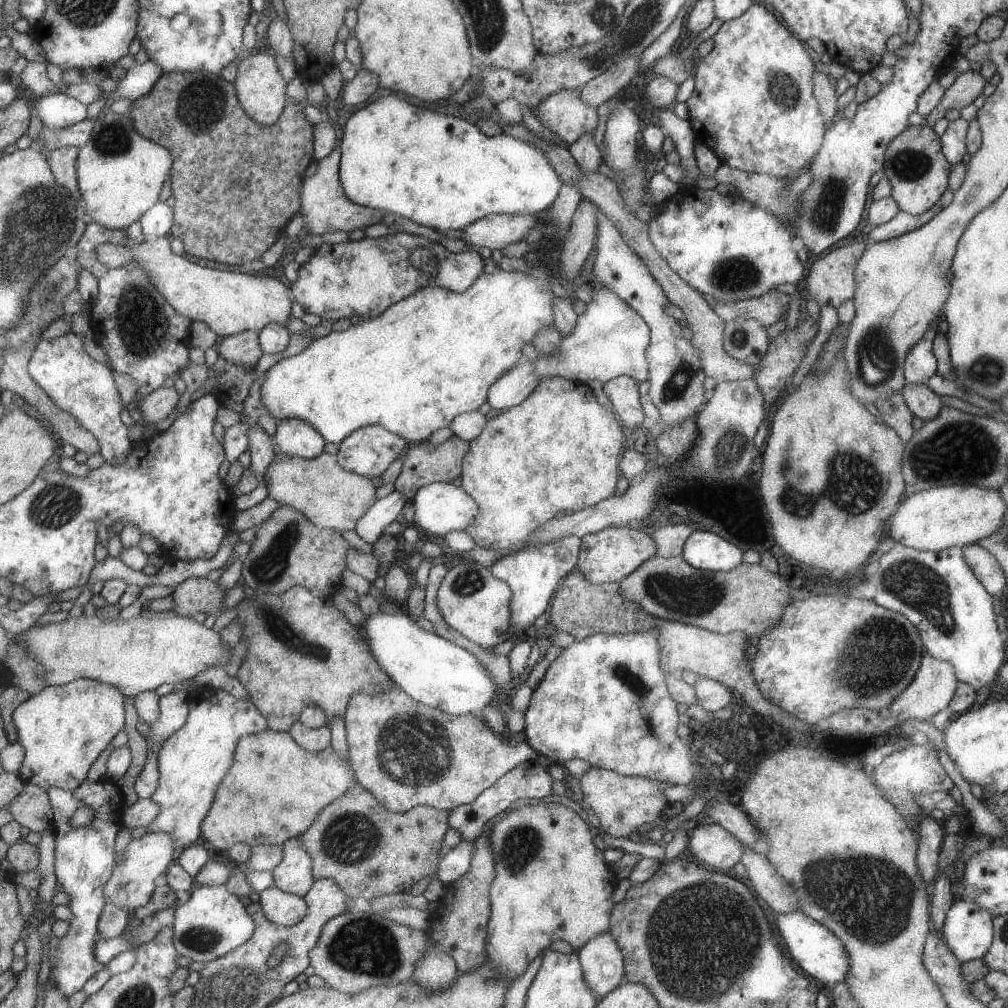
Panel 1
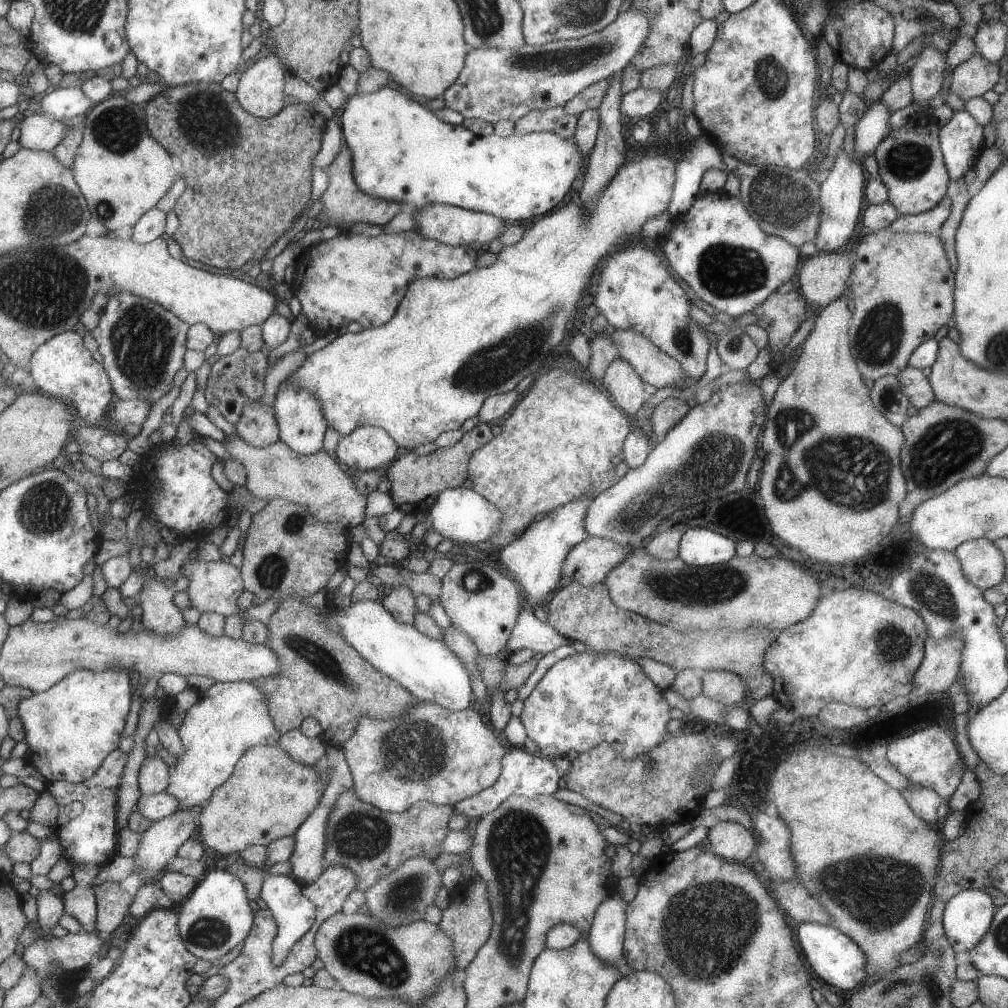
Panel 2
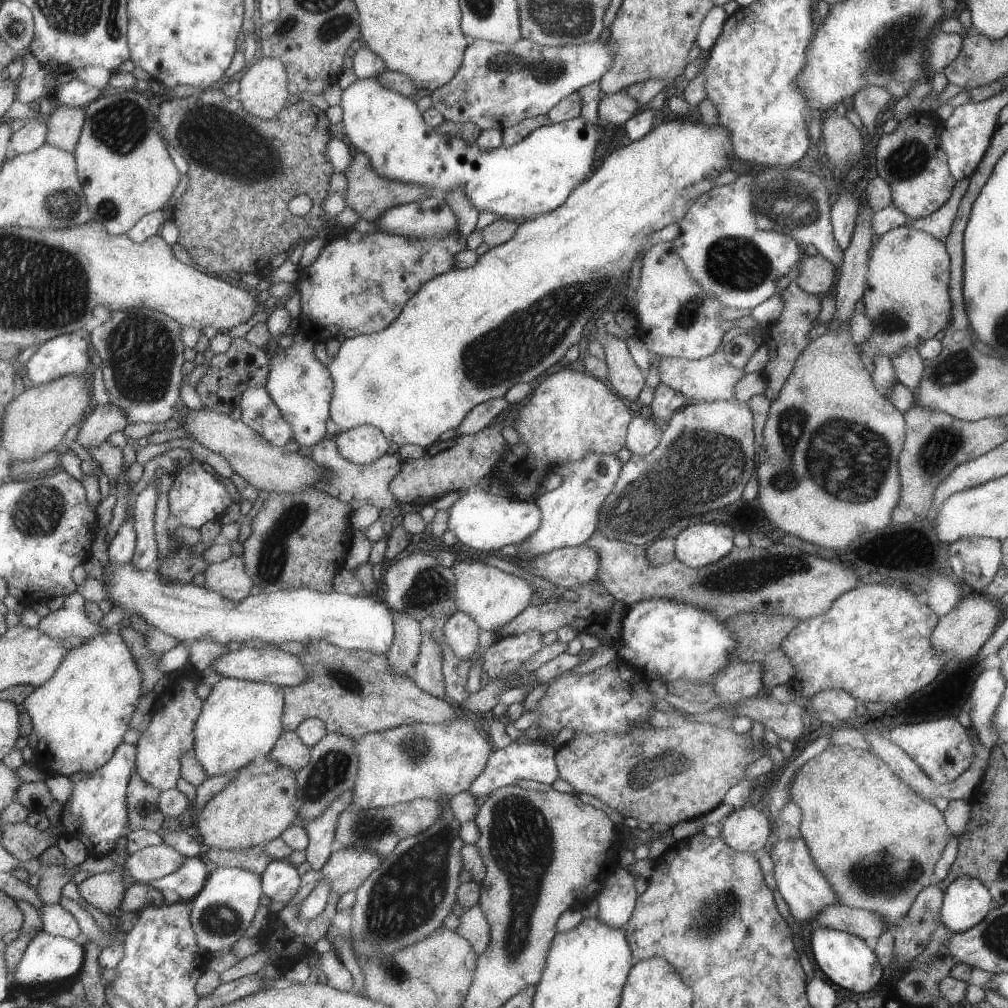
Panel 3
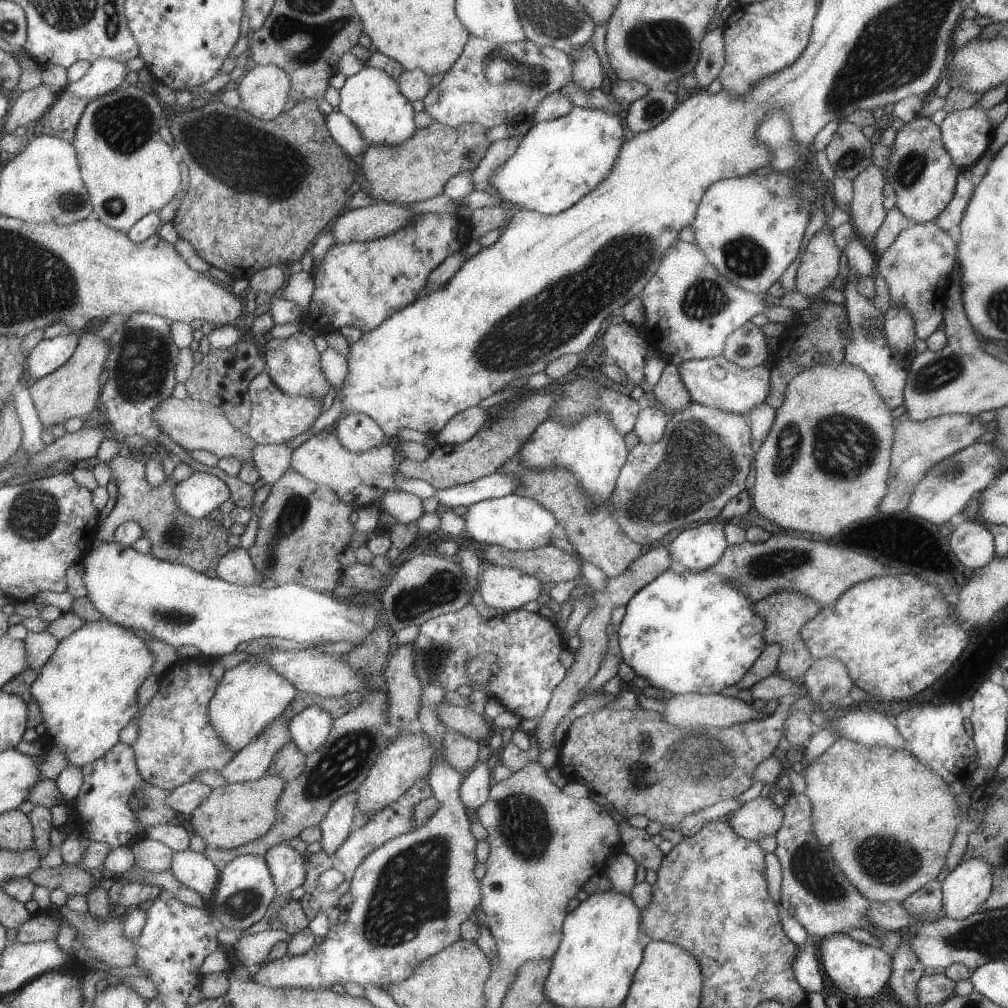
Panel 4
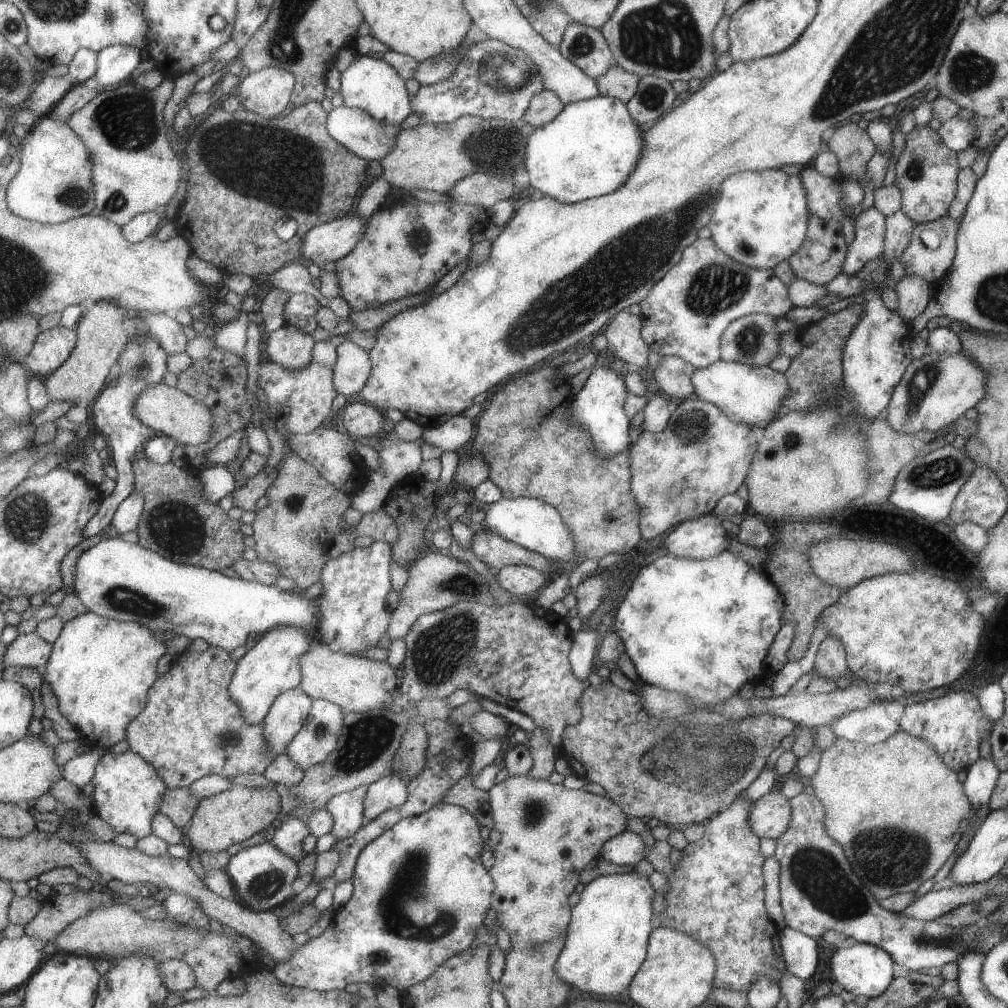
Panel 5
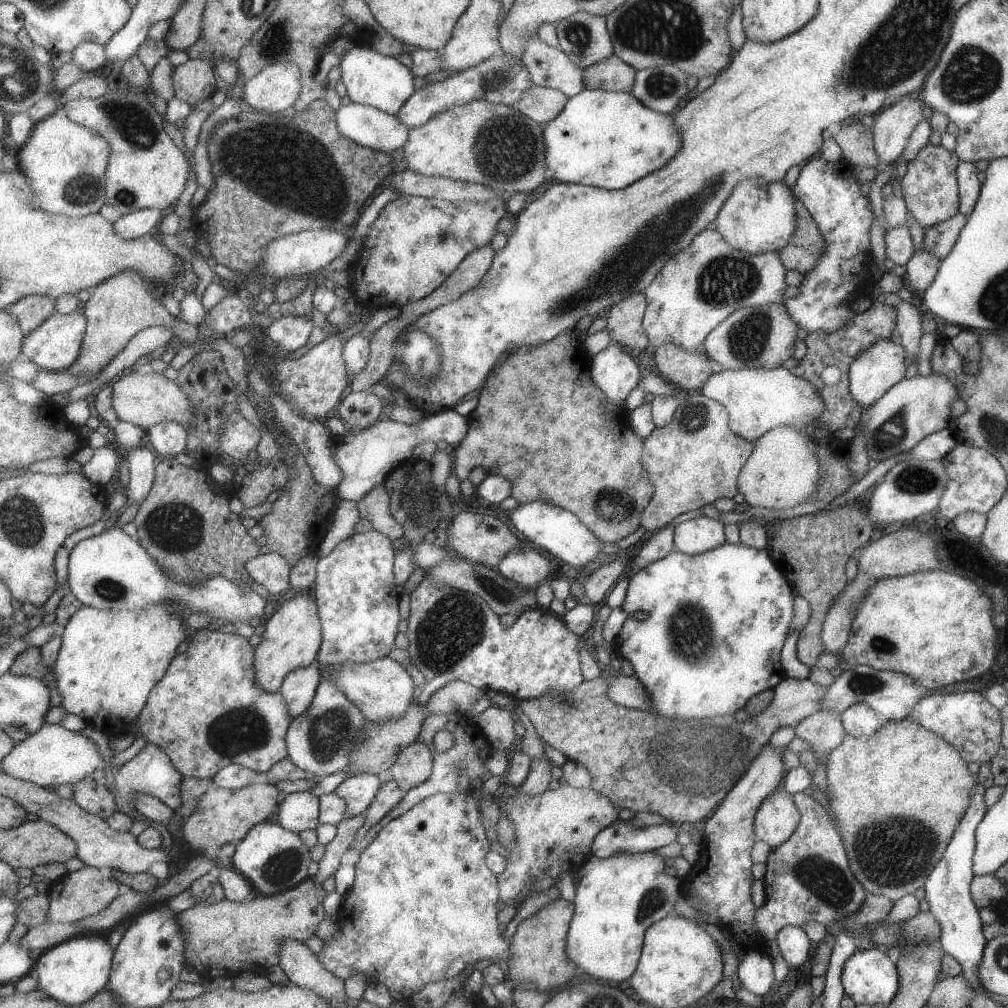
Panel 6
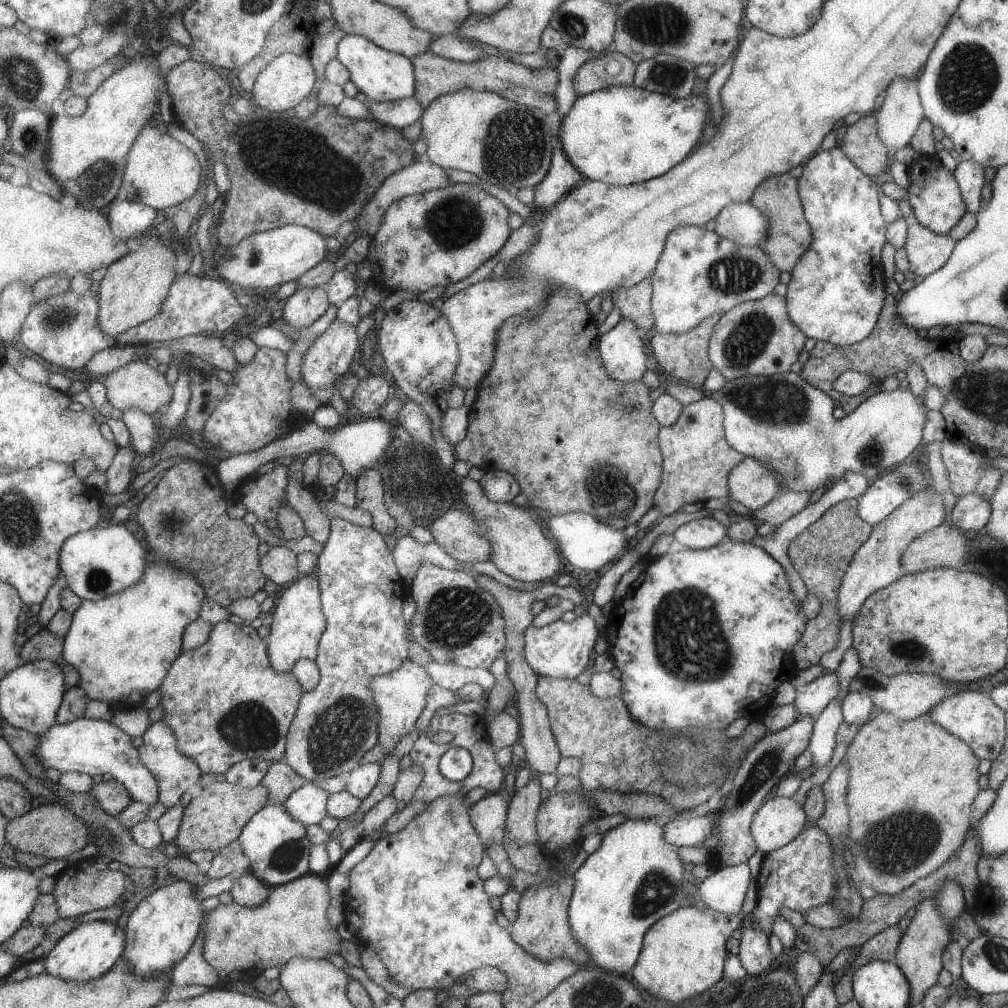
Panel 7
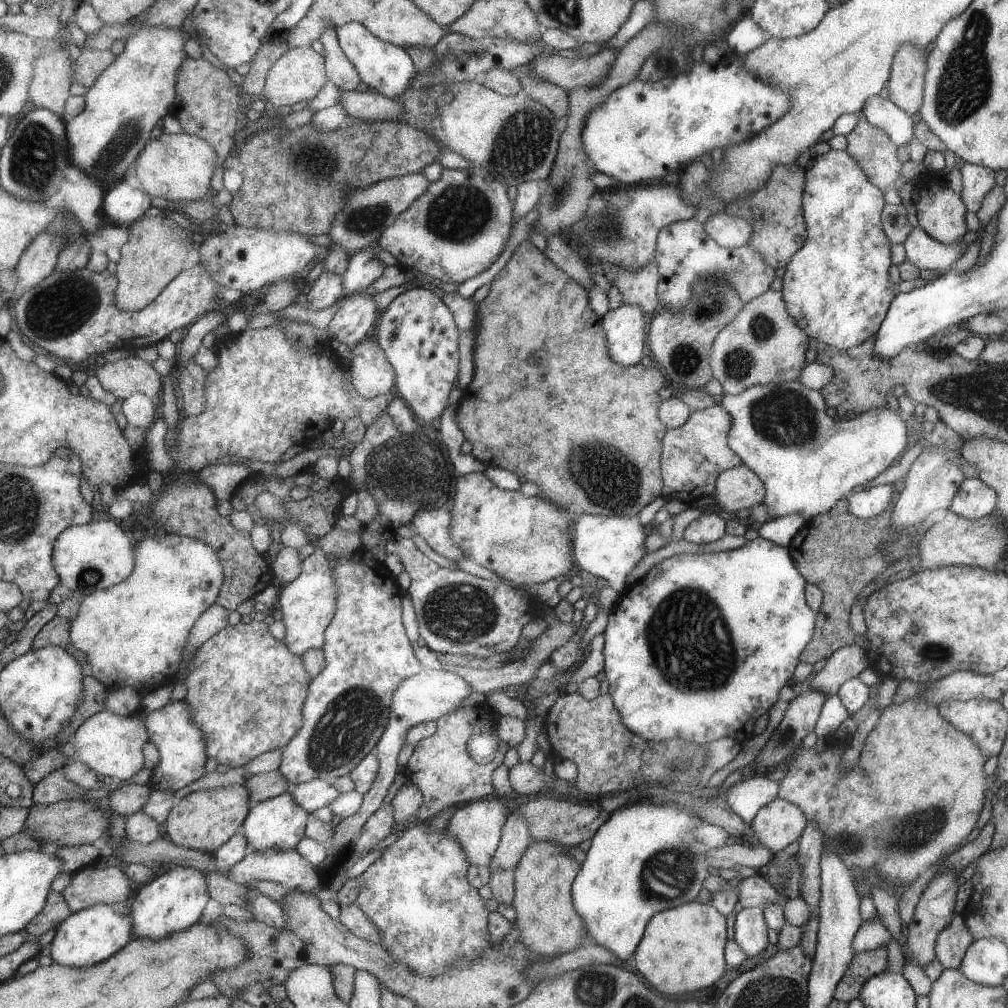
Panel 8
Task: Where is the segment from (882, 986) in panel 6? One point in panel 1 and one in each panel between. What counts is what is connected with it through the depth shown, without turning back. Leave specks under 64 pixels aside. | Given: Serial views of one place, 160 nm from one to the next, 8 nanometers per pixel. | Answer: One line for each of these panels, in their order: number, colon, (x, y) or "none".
1: (821, 956)
2: (836, 960)
3: (846, 961)
4: (859, 970)
5: (862, 971)

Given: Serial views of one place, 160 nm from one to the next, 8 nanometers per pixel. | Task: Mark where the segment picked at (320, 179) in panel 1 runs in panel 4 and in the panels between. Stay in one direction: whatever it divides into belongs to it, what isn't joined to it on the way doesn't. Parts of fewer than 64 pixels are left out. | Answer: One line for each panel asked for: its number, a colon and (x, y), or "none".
2: (344, 201)
3: (369, 193)
4: (421, 167)

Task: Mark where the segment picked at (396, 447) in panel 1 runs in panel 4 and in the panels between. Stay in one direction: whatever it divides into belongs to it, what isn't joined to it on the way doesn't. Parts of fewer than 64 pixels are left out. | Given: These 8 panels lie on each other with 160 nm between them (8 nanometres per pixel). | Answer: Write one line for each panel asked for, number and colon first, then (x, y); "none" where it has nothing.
2: (370, 447)
3: (364, 444)
4: (358, 432)

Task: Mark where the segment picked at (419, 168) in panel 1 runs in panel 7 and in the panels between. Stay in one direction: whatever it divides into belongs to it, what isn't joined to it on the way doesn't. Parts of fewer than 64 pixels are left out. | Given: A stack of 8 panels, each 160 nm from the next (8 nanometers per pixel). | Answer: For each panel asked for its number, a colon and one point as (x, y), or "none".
2: (402, 151)
3: (532, 177)
4: (559, 161)
5: (592, 146)
6: (607, 139)
7: (620, 134)

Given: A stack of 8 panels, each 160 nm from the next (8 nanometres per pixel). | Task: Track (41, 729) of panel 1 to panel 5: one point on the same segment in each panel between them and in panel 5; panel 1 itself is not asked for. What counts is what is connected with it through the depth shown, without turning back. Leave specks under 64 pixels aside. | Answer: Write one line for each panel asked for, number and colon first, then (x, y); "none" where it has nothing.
2: (71, 729)
3: (81, 714)
4: (88, 690)
5: (102, 670)

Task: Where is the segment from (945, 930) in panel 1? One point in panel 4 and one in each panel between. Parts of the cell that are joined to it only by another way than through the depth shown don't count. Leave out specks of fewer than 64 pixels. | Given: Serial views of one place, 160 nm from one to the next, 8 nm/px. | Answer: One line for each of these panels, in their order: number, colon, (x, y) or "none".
2: (967, 914)
3: (965, 901)
4: (965, 887)

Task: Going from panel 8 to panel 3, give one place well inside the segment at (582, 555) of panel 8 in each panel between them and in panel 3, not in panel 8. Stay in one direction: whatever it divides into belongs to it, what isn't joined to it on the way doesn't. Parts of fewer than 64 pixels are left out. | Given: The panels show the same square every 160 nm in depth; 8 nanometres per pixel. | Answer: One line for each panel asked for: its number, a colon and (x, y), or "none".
3: (485, 522)
4: (514, 522)
5: (531, 523)
6: (551, 529)
7: (588, 544)

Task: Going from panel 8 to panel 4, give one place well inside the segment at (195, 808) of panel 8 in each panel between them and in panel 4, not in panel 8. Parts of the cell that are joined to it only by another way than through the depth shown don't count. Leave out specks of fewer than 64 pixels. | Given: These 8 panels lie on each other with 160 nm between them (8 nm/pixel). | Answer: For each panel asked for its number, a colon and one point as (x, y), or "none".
4: (238, 813)
5: (232, 816)
6: (223, 816)
7: (218, 815)

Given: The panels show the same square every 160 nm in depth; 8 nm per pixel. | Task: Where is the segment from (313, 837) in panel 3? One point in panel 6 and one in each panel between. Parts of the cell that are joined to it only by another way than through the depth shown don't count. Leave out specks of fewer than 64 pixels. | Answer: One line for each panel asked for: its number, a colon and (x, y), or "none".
4: (337, 826)
5: (348, 808)
6: (360, 790)

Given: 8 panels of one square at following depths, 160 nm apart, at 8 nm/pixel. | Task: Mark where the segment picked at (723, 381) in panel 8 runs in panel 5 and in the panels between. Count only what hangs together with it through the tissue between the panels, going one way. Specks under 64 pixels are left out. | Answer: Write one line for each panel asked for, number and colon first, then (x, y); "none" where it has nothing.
5: (751, 339)
6: (755, 336)
7: (757, 337)

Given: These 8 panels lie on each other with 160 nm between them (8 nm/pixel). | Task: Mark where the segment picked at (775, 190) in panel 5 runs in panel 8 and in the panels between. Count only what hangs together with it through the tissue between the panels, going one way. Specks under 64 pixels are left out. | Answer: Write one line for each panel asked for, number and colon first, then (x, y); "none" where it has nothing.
6: (755, 219)
7: (741, 223)
8: (728, 231)

